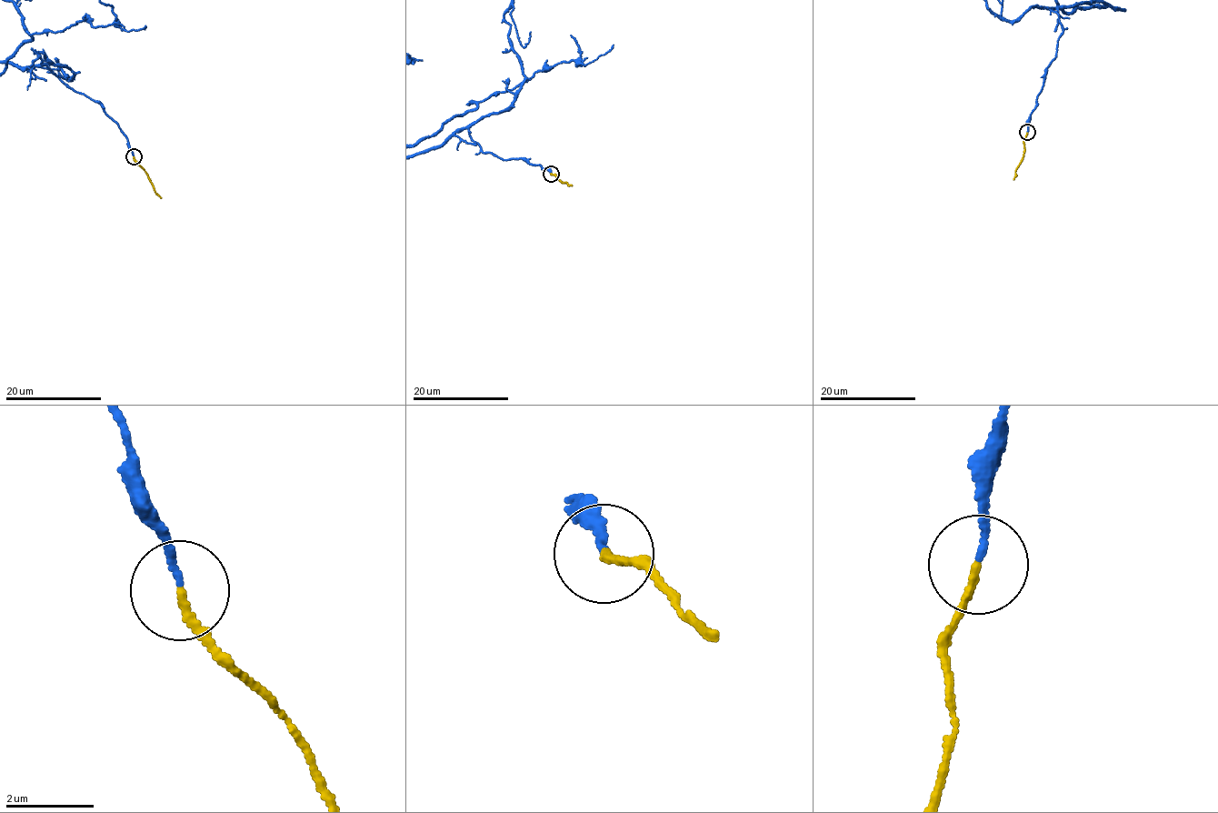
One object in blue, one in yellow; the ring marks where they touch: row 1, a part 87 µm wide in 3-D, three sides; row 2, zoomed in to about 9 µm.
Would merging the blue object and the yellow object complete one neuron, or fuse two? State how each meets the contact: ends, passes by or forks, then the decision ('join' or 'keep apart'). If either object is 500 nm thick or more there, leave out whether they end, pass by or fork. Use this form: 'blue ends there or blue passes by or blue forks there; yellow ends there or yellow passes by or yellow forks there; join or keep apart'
blue ends there; yellow ends there; join

